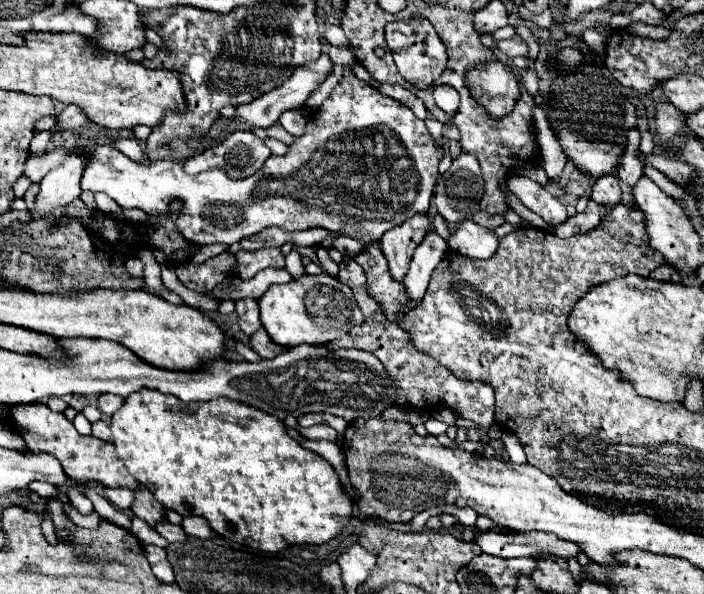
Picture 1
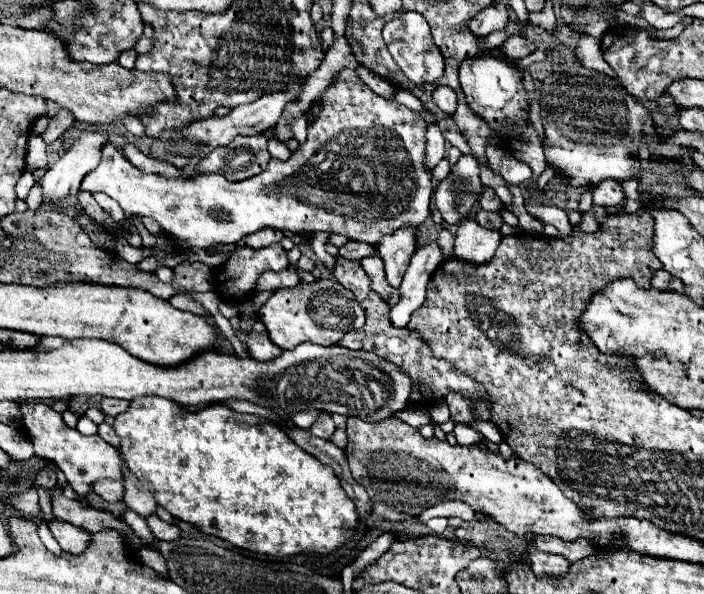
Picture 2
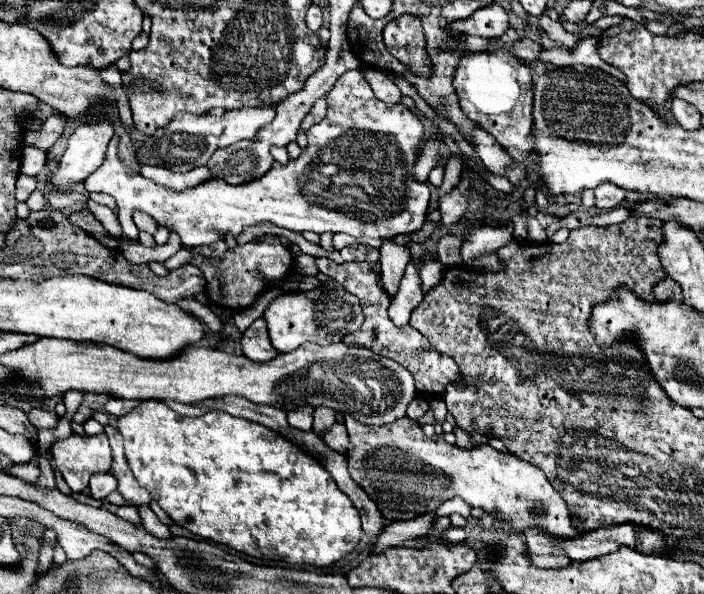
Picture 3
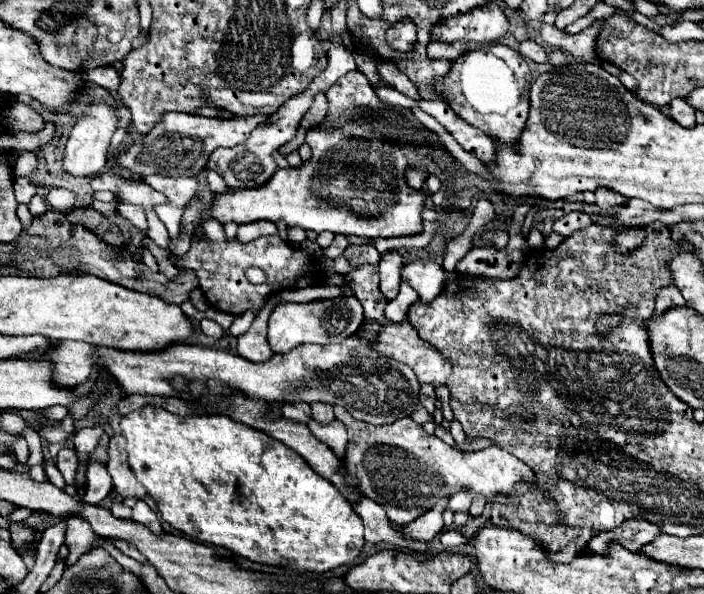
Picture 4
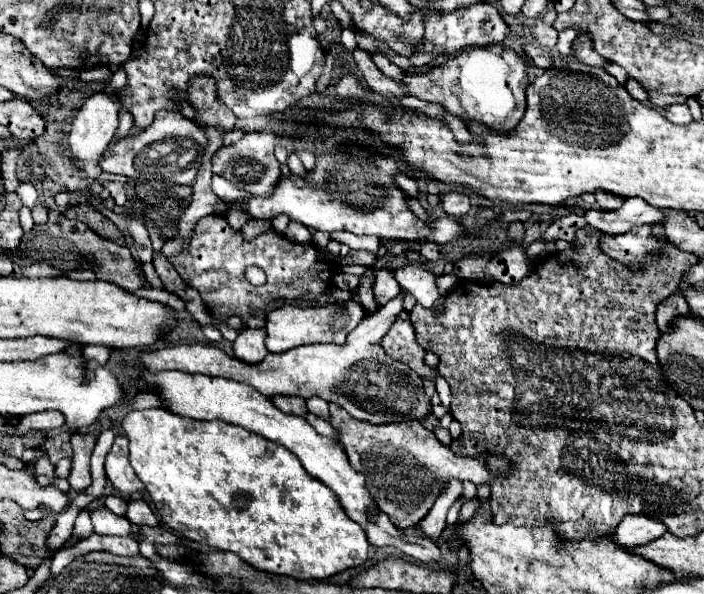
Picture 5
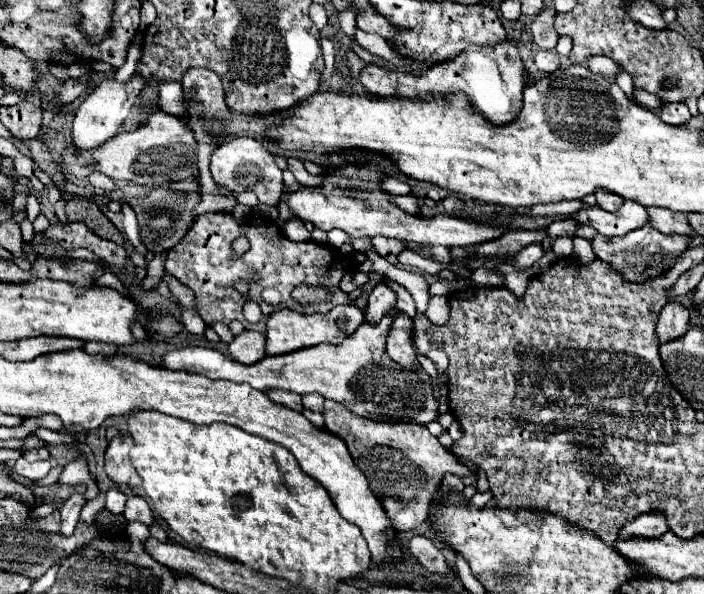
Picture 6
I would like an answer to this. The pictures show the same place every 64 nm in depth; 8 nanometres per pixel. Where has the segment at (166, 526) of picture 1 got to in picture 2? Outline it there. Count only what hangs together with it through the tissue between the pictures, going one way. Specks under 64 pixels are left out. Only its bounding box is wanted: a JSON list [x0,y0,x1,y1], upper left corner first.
[146,514,180,540]

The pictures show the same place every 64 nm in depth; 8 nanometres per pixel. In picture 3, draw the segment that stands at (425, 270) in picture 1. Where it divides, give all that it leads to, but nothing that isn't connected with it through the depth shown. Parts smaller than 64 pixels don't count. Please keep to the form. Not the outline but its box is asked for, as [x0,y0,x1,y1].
[388,256,434,326]

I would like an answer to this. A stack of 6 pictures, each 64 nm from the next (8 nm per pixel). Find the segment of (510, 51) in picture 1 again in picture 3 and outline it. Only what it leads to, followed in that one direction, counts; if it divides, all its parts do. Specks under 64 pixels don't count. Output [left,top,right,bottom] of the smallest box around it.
[510,38,542,62]

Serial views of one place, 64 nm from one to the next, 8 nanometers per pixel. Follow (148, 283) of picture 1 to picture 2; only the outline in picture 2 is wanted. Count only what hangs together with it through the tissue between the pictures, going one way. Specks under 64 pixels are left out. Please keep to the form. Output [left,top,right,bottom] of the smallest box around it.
[168,294,208,316]

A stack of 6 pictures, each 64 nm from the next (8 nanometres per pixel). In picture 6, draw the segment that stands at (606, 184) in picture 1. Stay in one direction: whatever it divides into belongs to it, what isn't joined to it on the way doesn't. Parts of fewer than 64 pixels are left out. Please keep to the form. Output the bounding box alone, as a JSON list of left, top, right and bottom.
[594,190,624,212]

